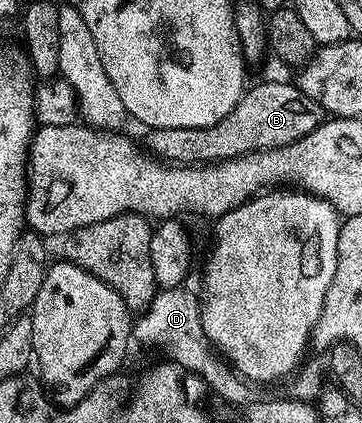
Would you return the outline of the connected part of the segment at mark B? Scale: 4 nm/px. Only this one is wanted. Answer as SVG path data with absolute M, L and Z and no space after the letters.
M263 81L246 90L242 99L221 119L221 123L213 123L213 127L161 127L152 129L146 135L150 156L173 165L189 165L198 167L201 165L213 165L217 161L228 161L234 157L240 157L246 153L260 153L277 147L285 147L313 131L323 124L325 114L317 101L309 99L300 91L298 84L286 85L283 81Z

